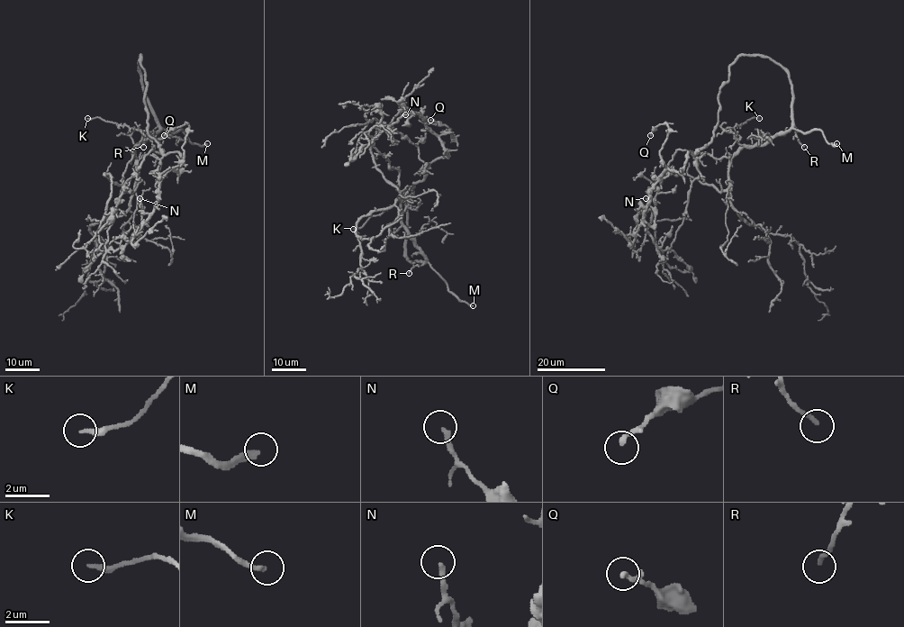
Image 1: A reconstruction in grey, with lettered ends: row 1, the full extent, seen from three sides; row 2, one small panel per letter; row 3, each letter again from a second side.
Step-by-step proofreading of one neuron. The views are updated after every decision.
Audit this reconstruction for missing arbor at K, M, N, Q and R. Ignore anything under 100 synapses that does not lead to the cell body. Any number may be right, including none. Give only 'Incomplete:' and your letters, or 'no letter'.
Incomplete: M

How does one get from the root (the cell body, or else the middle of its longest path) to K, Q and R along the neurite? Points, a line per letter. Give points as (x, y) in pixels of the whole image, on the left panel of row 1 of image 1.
K: (152, 107), (159, 129), (137, 146), (142, 138), (139, 130), (99, 117), (87, 118)
Q: (152, 107), (140, 55), (147, 131), (164, 154), (179, 153), (177, 171), (188, 125), (164, 135)
R: (152, 107), (158, 126), (143, 147)

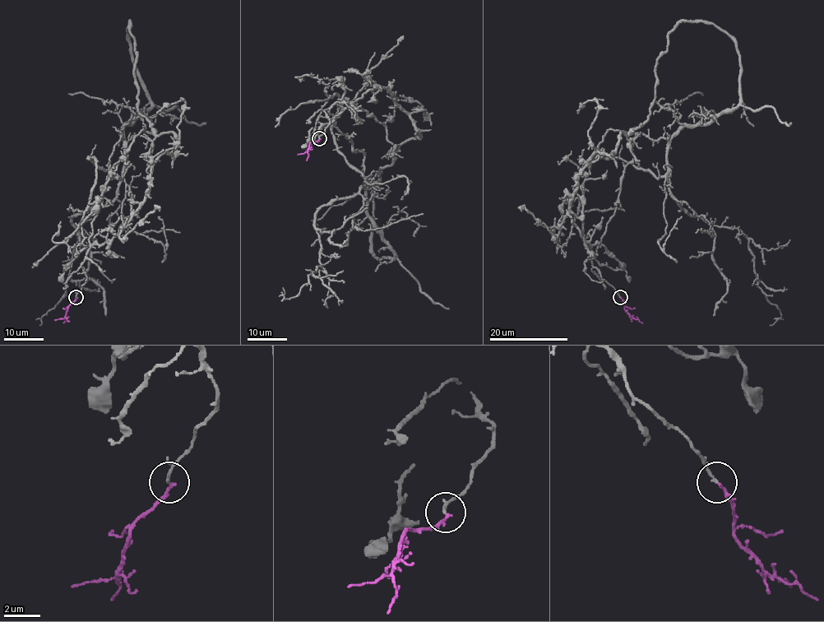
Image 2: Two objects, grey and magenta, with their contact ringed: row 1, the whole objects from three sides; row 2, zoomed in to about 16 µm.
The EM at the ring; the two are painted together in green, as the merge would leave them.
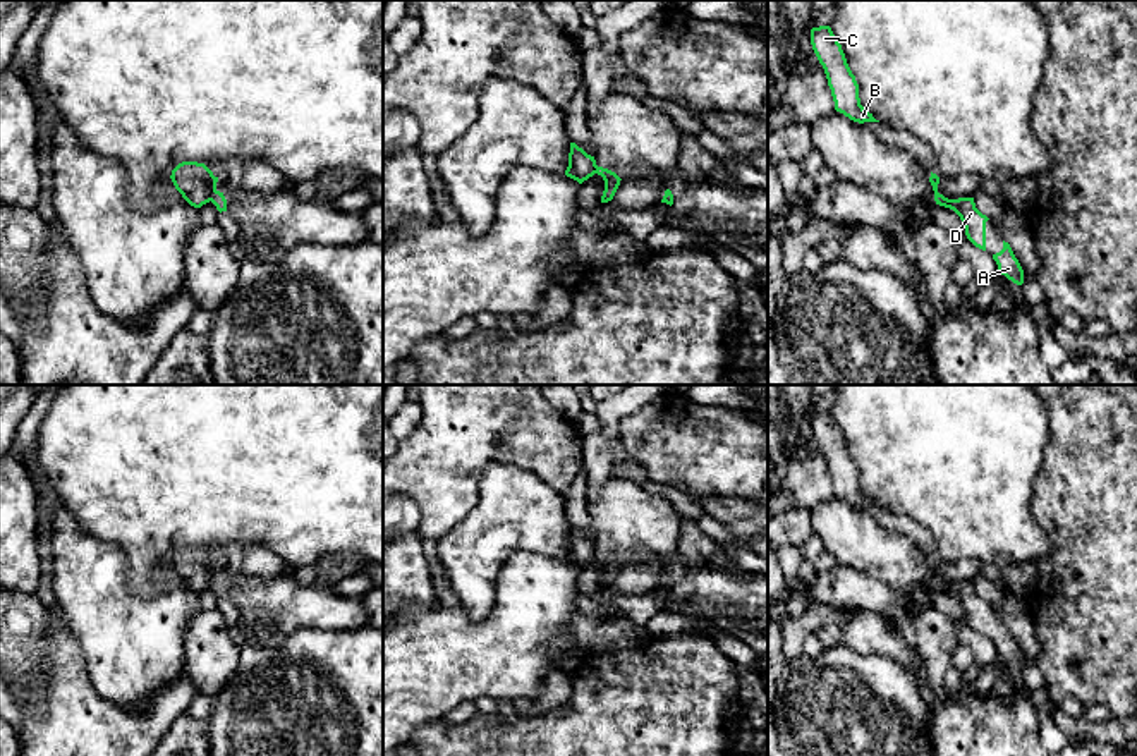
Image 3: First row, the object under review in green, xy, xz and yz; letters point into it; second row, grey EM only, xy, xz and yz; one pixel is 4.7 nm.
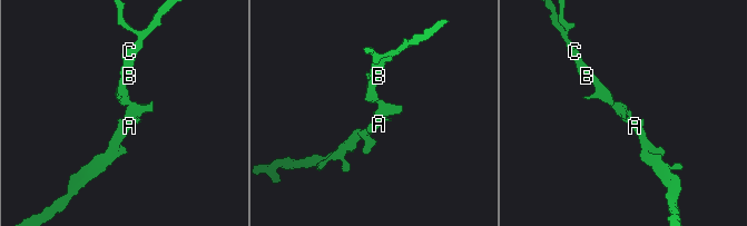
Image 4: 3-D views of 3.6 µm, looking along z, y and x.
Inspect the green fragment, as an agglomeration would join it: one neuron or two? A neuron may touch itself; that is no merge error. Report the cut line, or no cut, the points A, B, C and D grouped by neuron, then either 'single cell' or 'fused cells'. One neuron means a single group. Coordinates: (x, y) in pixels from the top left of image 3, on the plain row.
xy (215, 574), (210, 585) | A D / B C | fused cells

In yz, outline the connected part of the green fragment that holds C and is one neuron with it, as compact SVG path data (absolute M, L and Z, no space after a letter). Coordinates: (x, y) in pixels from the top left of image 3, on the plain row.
M812 412L811 430L824 454L835 495L859 509L879 507L860 490L859 469L831 412Z

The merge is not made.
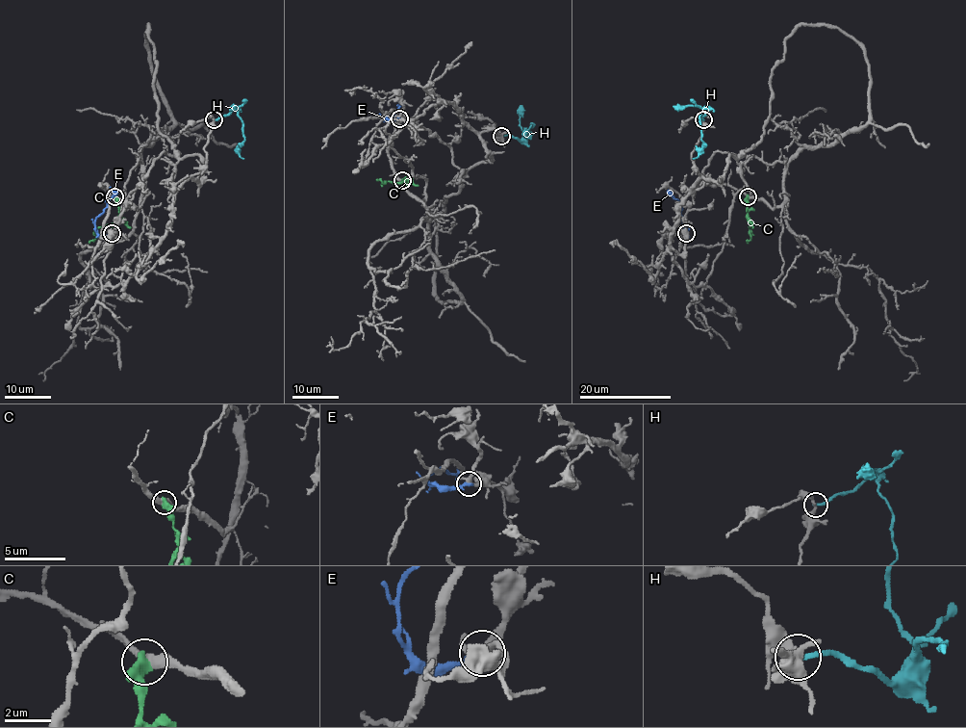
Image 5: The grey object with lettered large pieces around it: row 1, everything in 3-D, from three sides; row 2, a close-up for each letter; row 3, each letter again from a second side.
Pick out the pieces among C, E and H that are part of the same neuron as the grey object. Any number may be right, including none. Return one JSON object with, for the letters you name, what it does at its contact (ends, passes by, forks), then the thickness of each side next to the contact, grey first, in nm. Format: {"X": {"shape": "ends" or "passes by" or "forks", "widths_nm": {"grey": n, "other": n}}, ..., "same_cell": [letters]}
{"same_cell": []}

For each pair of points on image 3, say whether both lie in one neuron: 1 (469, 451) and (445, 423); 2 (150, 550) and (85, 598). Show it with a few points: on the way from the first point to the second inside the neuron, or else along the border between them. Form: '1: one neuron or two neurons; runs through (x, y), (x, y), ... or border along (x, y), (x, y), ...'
1: one neuron; runs through (462, 444), (450, 430)
2: two neurons; border along (98, 540), (124, 552), (134, 591), (160, 590)

